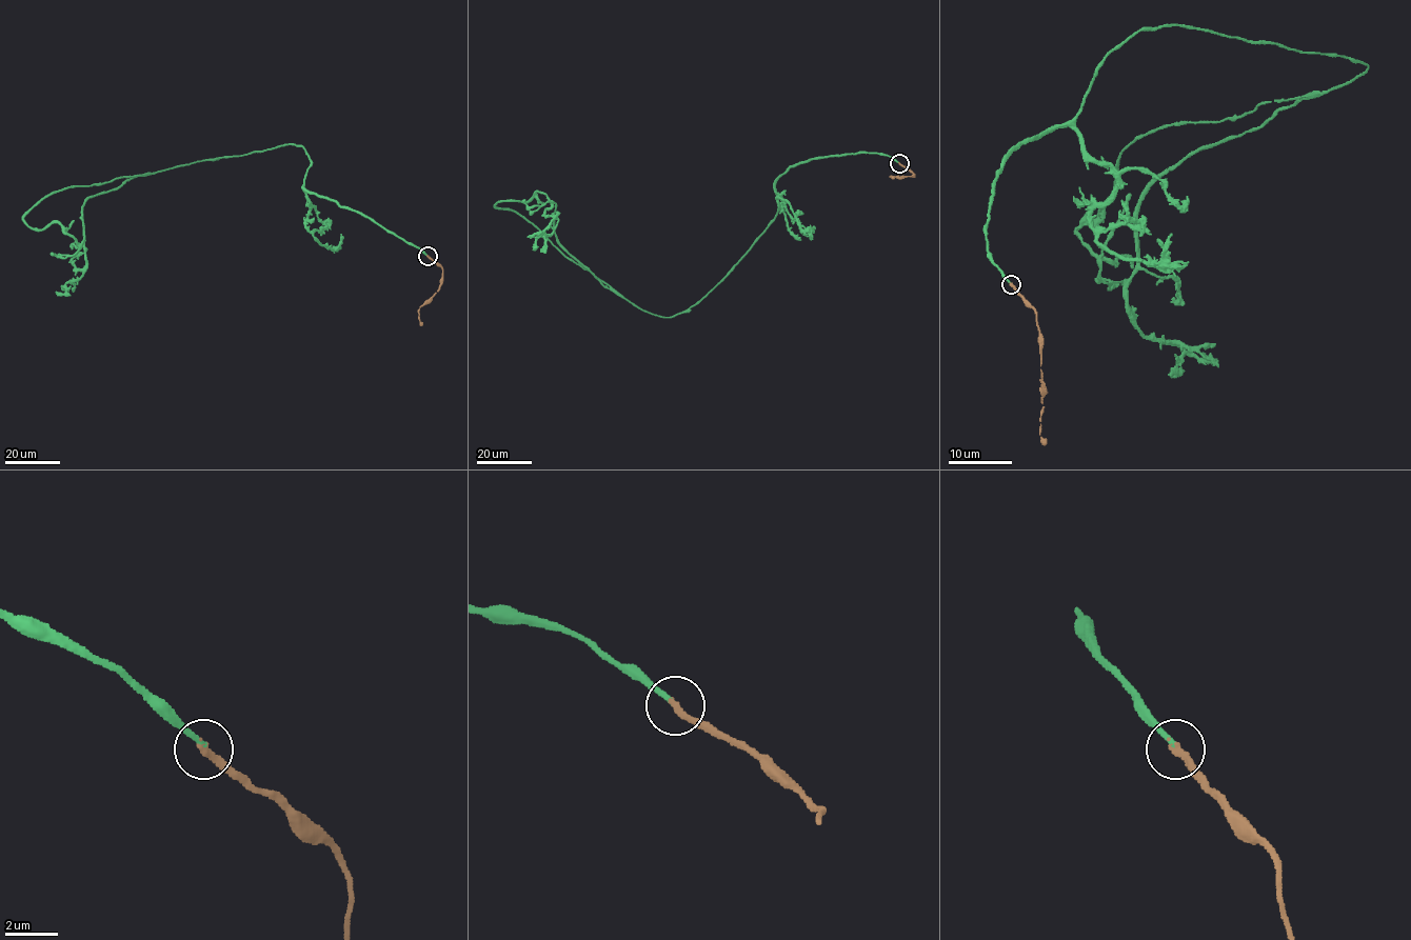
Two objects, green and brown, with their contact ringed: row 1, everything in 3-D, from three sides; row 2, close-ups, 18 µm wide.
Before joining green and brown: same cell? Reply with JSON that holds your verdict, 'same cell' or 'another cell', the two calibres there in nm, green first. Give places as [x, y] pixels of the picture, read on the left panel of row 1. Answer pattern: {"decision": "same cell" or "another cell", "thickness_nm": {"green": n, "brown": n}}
{"decision": "same cell", "thickness_nm": {"green": 200, "brown": 280}}

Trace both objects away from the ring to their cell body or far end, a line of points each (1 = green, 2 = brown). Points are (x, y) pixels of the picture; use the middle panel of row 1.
1: (899, 163), (792, 165), (735, 265), (662, 317), (495, 205), (551, 200), (522, 199)
2: (899, 163), (914, 176), (891, 176), (893, 178)

